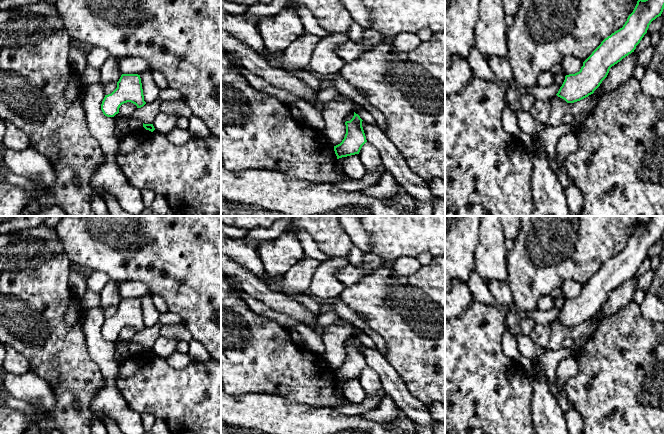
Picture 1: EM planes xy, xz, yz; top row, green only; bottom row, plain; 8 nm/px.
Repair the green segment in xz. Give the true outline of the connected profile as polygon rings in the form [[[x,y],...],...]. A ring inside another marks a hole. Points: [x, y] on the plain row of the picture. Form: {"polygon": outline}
{"polygon": [[[354,336],[350,345],[346,345],[346,358],[342,366],[334,370],[337,383],[359,378],[362,370],[367,366],[362,351],[362,343]]]}

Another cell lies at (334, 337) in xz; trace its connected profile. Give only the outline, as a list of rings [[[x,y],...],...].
[[[330,324],[323,329],[323,343],[325,345],[324,359],[329,366],[336,370],[342,366],[346,358],[345,342],[348,338],[354,337],[356,328],[349,324],[347,326],[339,326]]]

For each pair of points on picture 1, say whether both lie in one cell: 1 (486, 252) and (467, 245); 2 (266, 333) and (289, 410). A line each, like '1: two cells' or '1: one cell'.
1: two cells
2: two cells

